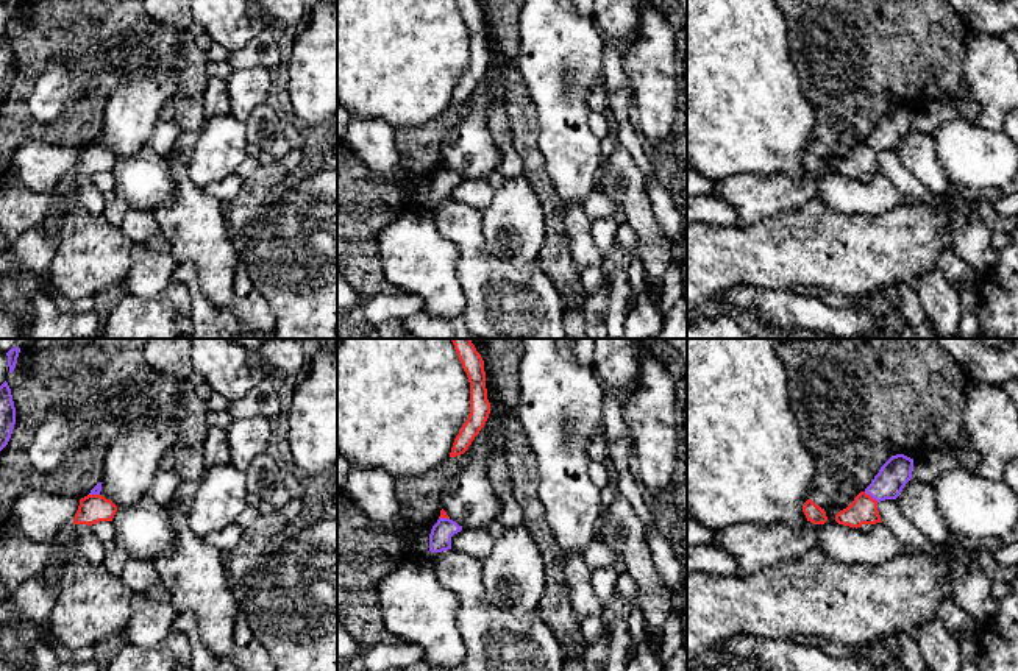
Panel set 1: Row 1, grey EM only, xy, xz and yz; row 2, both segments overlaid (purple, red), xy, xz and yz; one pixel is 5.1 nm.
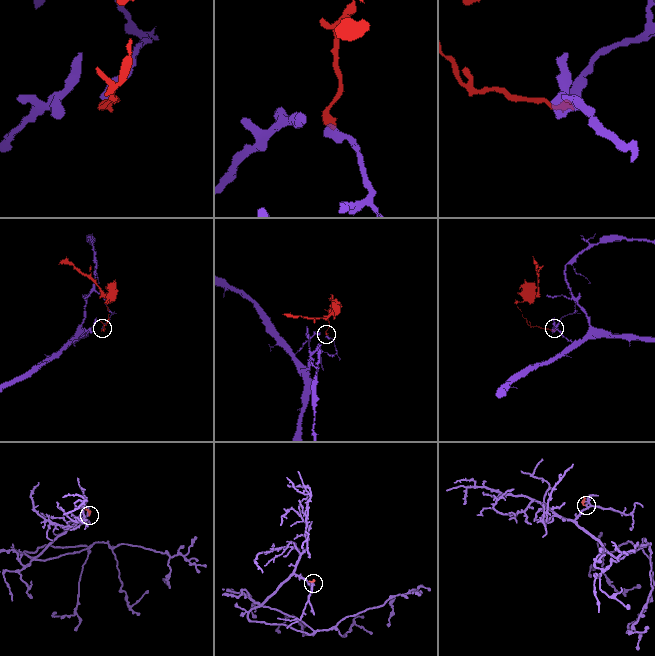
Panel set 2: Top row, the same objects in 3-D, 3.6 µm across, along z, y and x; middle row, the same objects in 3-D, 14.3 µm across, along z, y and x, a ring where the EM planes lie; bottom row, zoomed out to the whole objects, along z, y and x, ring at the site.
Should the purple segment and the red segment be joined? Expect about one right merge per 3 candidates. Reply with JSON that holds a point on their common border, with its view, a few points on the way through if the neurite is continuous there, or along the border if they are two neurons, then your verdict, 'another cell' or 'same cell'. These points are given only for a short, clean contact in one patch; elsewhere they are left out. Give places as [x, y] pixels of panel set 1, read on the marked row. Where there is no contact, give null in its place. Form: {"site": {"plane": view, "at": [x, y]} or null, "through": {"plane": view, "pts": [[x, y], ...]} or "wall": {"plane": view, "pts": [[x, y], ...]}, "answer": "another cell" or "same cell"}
{"site": {"plane": "yz", "at": [872, 497]}, "wall": {"plane": "yz", "pts": [[864, 492], [878, 501]]}, "answer": "another cell"}

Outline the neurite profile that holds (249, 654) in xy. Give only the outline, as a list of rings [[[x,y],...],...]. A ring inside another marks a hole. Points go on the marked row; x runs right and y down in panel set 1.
[[[237,602],[234,618],[234,648],[231,657],[239,671],[275,671],[264,646],[253,635],[242,602]]]

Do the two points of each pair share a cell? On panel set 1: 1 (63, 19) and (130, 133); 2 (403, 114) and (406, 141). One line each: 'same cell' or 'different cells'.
1: different cells
2: different cells

